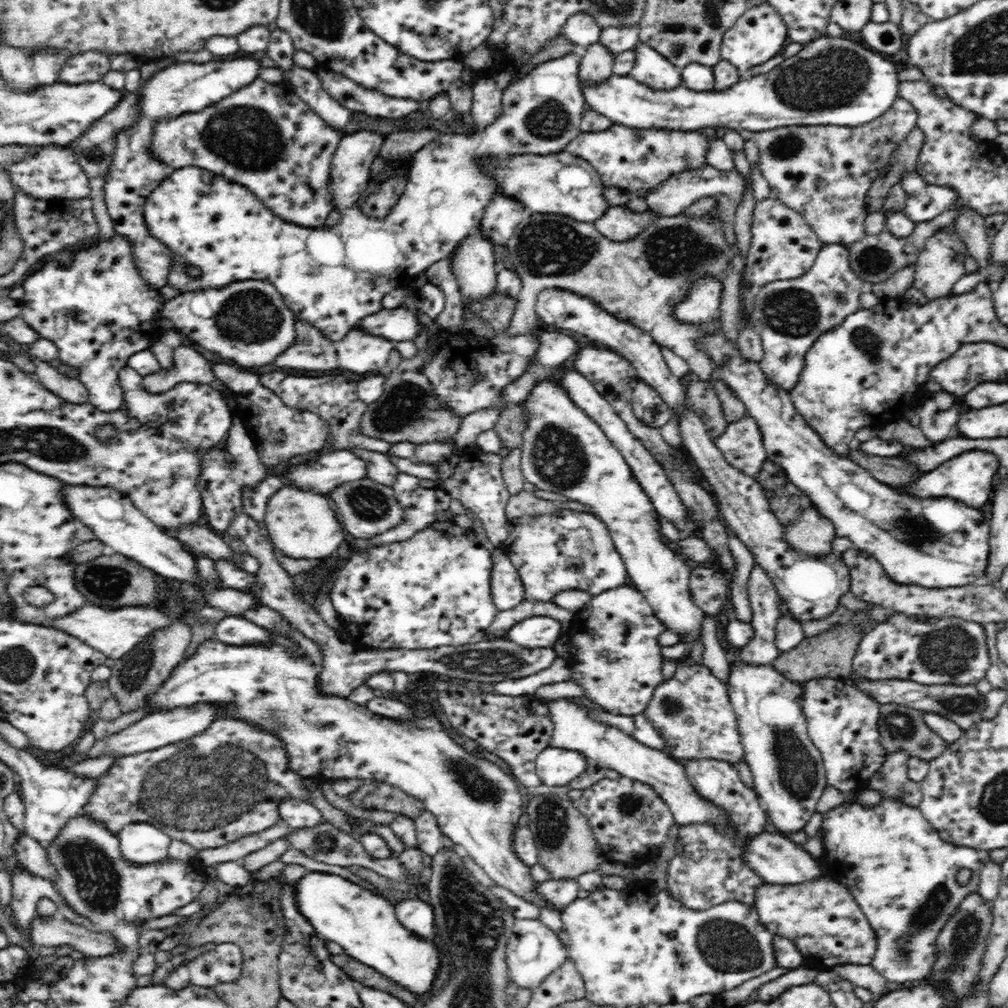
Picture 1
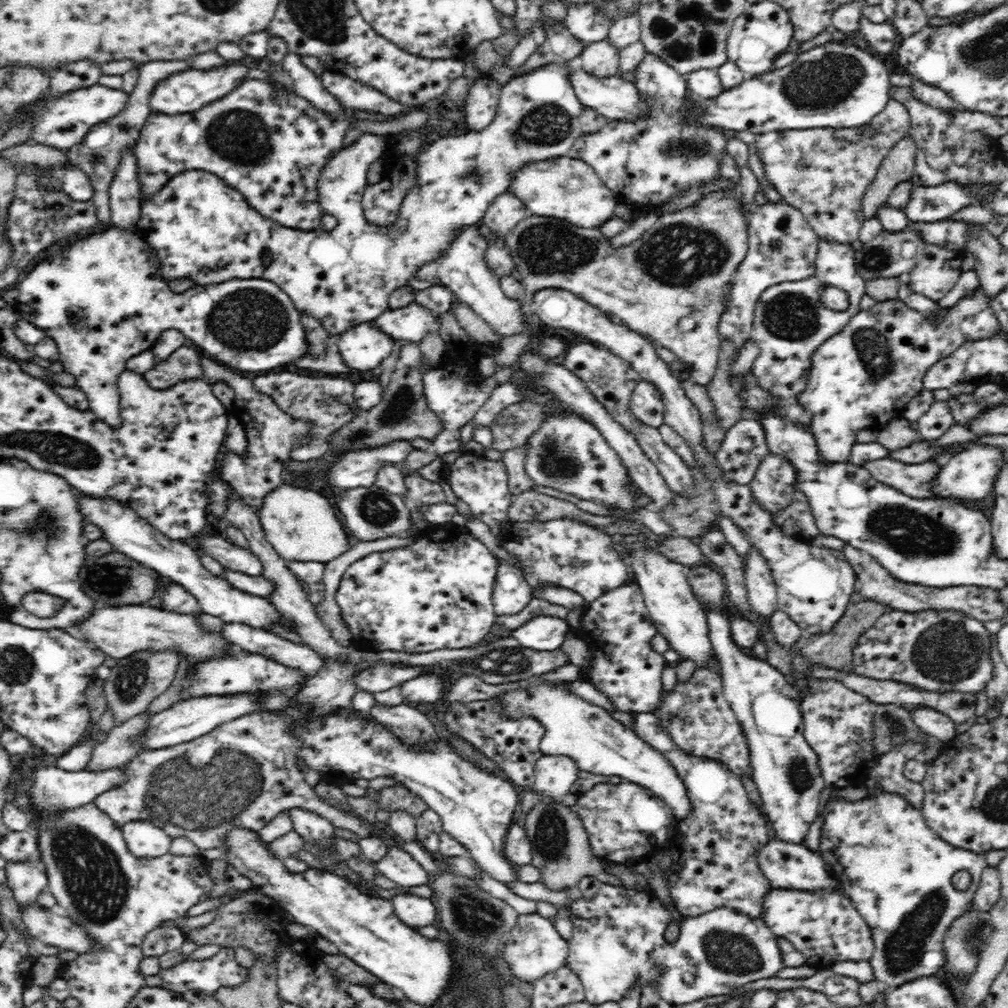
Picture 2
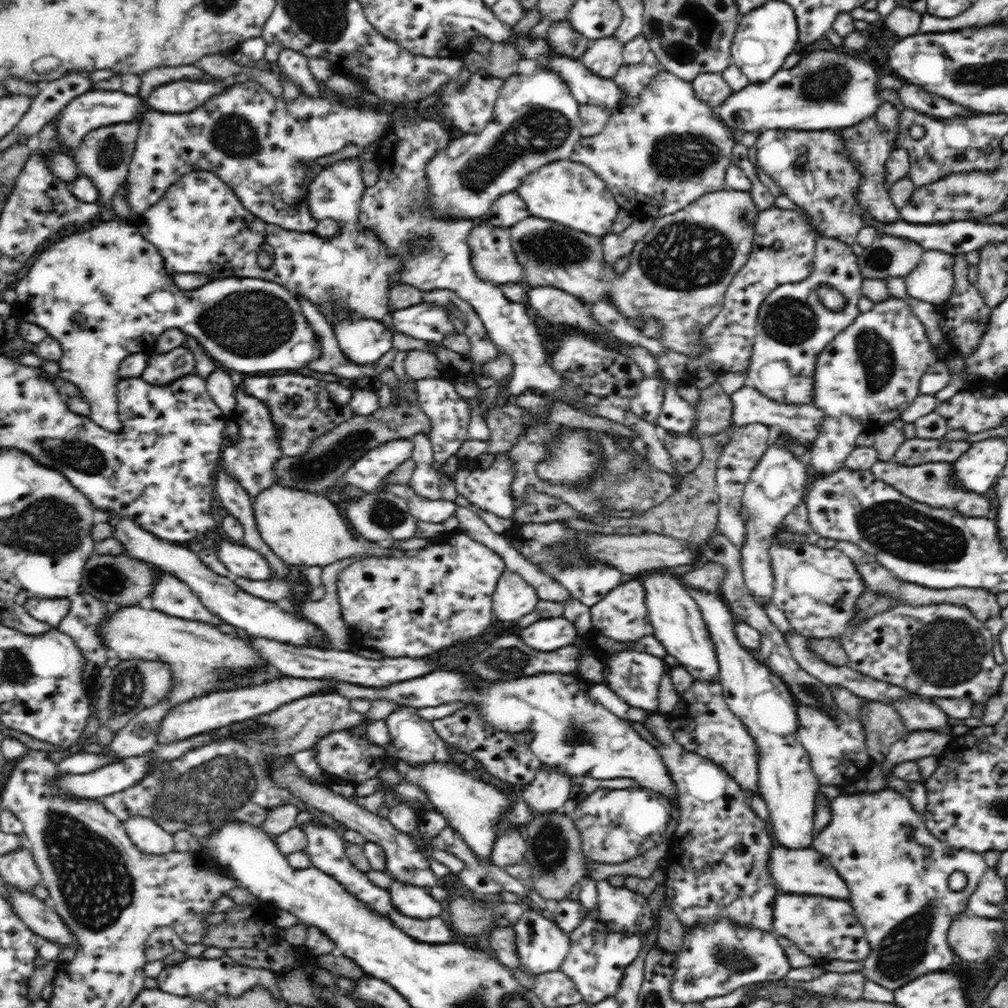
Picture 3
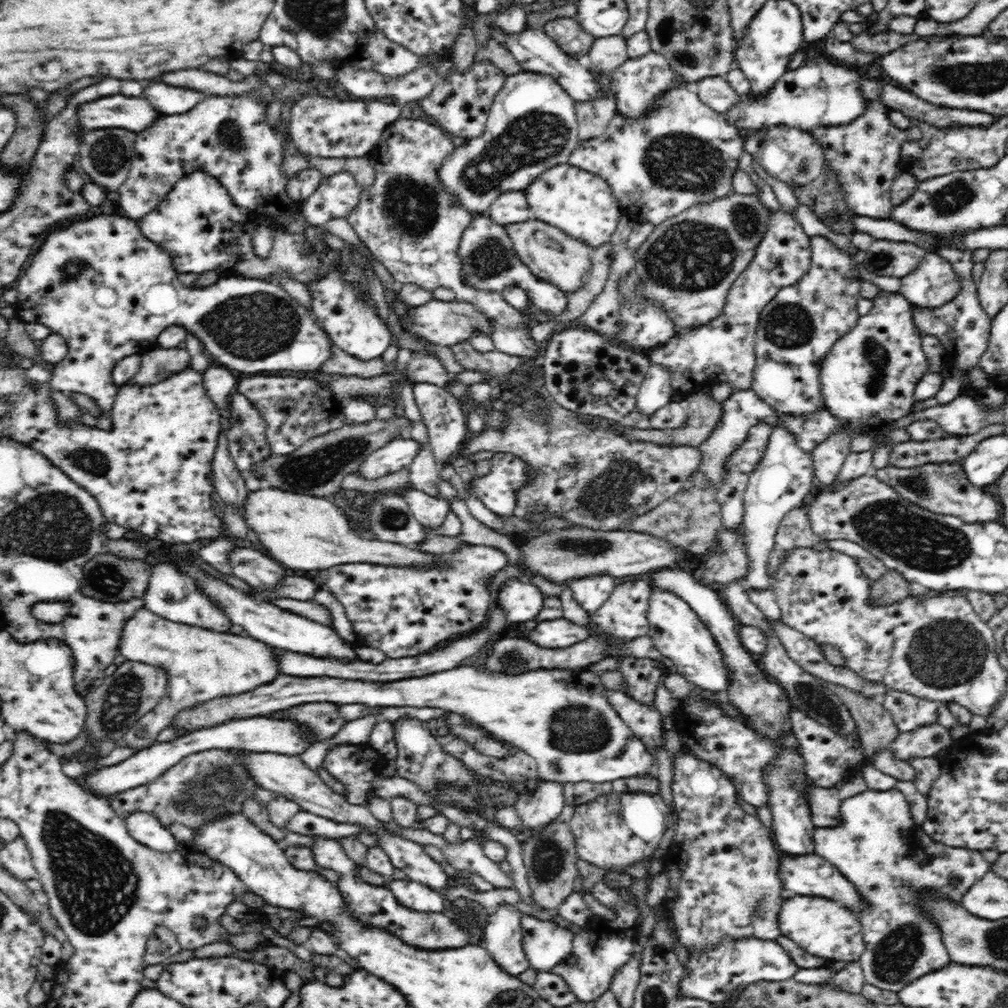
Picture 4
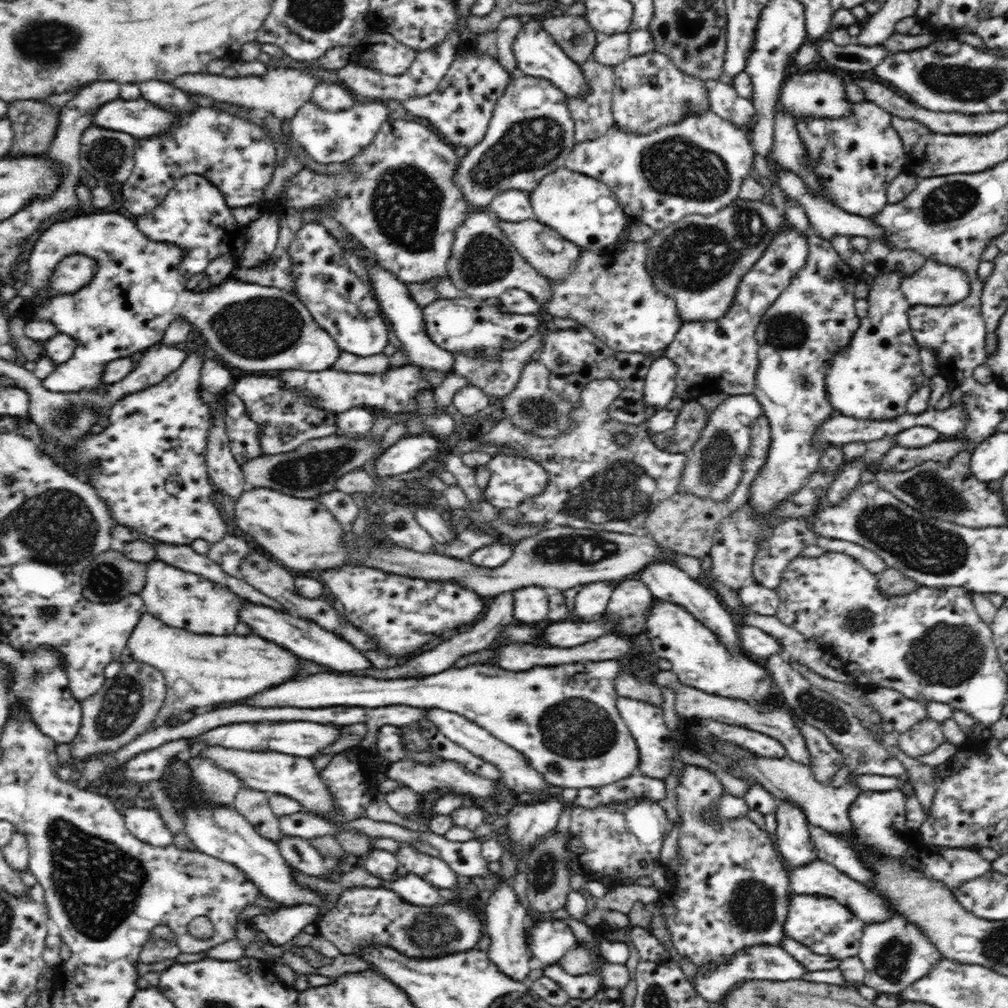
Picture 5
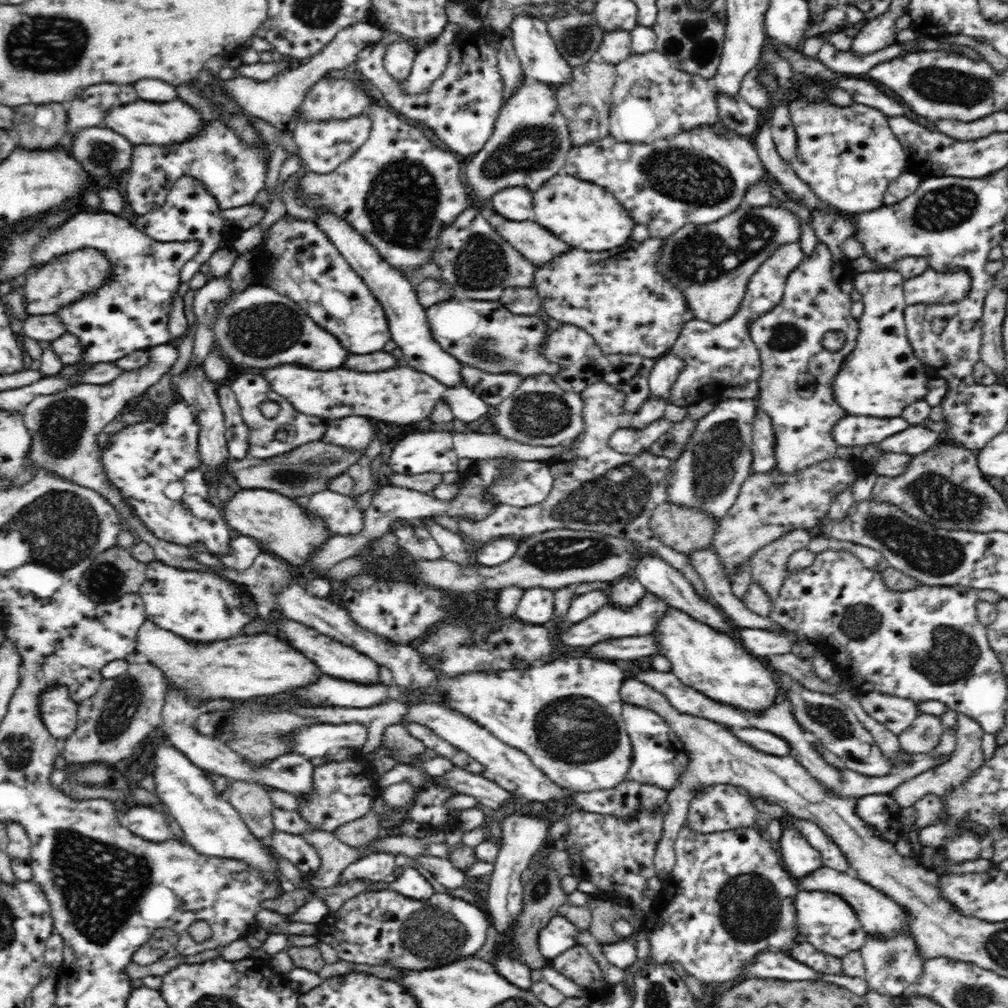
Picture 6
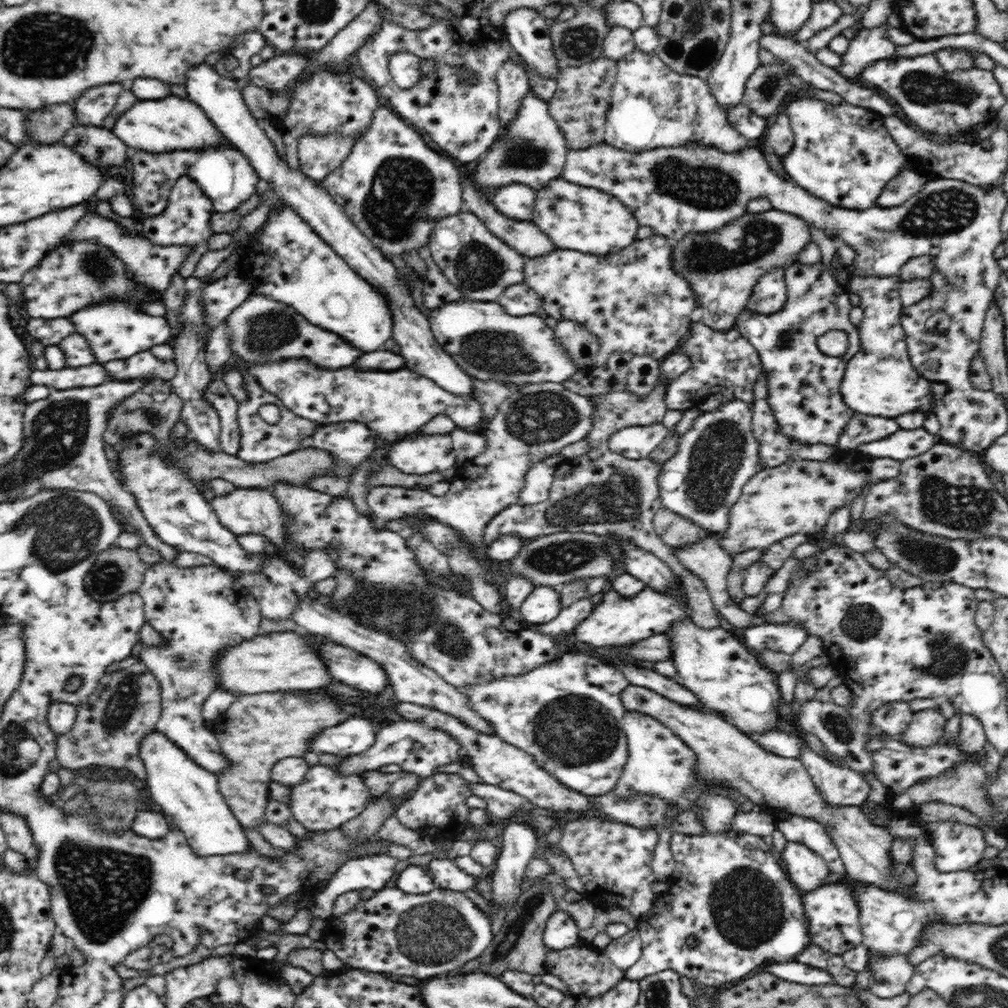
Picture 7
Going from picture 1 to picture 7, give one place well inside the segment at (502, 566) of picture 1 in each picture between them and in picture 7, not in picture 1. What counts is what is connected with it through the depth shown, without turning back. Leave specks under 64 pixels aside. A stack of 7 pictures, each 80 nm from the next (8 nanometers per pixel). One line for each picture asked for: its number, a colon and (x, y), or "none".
2: (512, 593)
3: (513, 598)
4: (522, 600)
5: (531, 604)
6: (536, 606)
7: (543, 605)

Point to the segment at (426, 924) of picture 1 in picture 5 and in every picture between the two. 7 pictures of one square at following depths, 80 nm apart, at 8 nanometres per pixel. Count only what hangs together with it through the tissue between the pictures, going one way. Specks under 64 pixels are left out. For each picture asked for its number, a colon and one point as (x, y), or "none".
2: (415, 911)
3: (414, 901)
4: (416, 896)
5: (410, 887)

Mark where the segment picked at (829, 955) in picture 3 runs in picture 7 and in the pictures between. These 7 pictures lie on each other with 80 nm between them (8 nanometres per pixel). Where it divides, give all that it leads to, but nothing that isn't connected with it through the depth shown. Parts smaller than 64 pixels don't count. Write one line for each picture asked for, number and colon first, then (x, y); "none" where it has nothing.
4: (823, 927)
5: (827, 927)
6: (825, 920)
7: (833, 912)

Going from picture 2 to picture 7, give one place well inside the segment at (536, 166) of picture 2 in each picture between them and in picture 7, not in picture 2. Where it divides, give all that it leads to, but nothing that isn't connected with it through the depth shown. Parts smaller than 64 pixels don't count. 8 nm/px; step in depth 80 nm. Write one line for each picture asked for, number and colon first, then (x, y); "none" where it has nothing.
3: (570, 194)
4: (581, 204)
5: (583, 210)
6: (585, 216)
7: (587, 220)

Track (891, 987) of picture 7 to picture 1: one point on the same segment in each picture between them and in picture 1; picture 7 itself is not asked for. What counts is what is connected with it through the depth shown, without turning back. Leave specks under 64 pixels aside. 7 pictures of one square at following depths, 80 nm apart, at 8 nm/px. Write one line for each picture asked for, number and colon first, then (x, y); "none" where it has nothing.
1: (908, 882)
2: (909, 885)
3: (906, 885)
4: (877, 847)
5: (895, 955)
6: (891, 967)

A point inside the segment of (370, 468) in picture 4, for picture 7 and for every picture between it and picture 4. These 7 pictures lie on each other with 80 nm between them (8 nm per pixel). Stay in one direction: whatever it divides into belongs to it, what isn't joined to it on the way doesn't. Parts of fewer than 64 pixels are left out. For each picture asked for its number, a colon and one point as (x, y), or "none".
5: (408, 454)
6: (416, 453)
7: (425, 454)

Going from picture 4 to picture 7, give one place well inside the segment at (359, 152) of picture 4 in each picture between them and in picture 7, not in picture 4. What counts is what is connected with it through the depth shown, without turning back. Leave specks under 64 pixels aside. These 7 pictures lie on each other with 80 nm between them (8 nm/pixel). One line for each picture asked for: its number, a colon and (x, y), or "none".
5: (329, 137)
6: (322, 147)
7: (319, 156)

